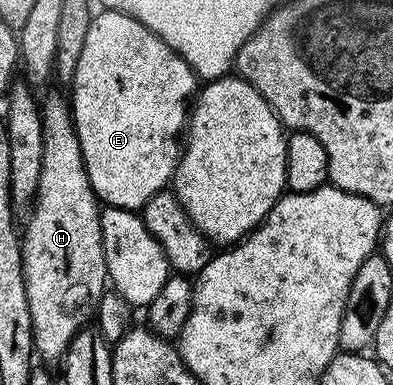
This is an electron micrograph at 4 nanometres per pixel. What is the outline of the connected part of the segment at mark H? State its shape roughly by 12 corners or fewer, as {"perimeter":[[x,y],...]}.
{"perimeter":[[40,103],[20,235],[33,348],[64,359],[107,292],[70,103]]}

